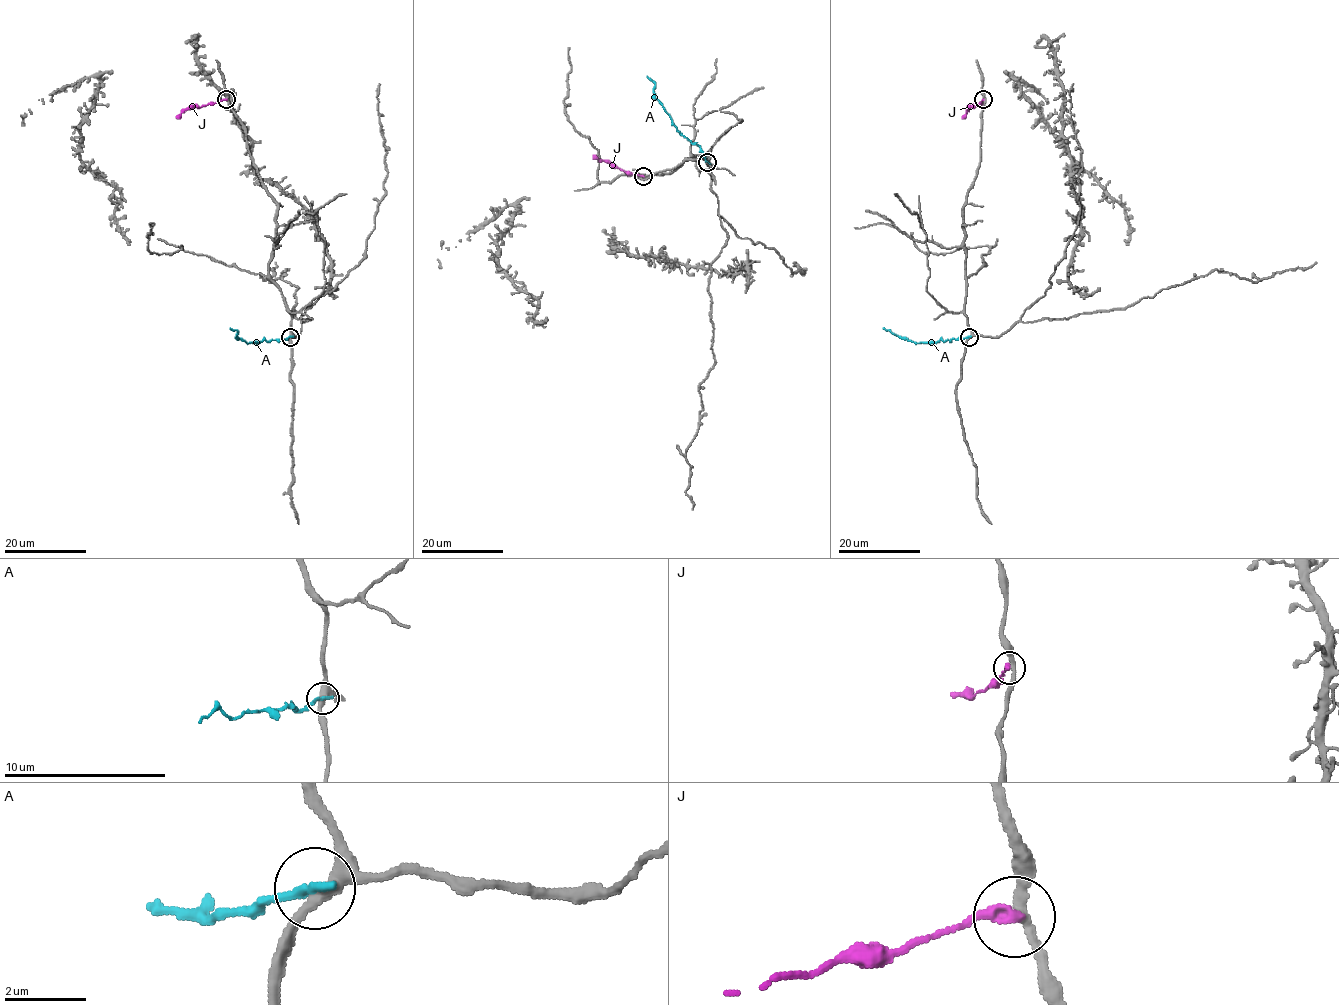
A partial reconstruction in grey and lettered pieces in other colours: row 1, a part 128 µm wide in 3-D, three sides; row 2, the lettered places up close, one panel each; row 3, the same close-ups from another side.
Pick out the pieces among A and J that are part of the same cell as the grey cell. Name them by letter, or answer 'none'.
none

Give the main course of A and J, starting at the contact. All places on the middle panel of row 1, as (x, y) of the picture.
A: (707, 162), (701, 148), (676, 129), (655, 97), (655, 84), (647, 76)
J: (643, 176), (625, 173), (593, 155)

